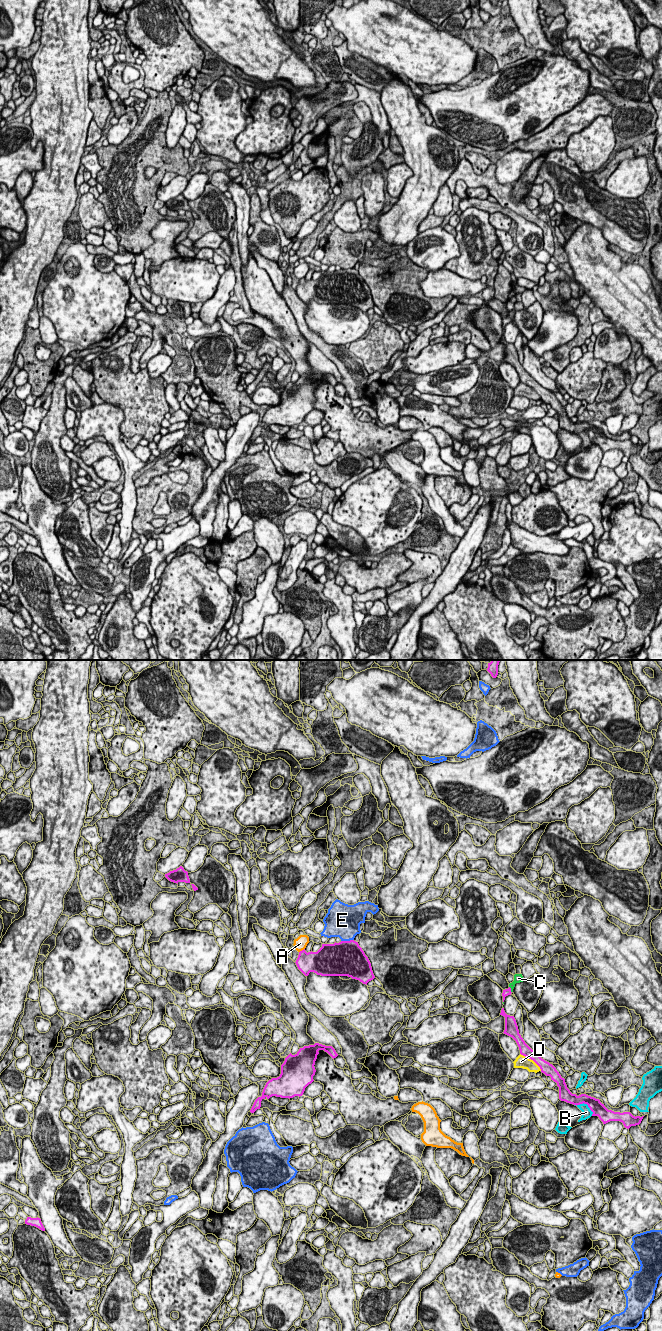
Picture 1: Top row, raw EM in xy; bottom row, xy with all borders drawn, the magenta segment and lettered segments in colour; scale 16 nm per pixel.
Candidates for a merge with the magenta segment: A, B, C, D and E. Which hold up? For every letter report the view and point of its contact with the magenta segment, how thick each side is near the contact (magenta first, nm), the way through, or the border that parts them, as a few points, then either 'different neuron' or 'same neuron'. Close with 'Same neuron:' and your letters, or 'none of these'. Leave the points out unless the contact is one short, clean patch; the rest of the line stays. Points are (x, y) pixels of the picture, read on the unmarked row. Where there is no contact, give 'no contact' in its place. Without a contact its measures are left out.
A: meets magenta in xy at (302, 278); 320 nm thick on the magenta side, 200 nm on the other; different neuron
B: meets magenta in xy at (586, 431); 220 nm thick on the magenta side, 160 nm on the other; different neuron
C: meets magenta in xy at (510, 317); 120 nm thick on the magenta side, 140 nm on the other; same neuron
D: meets magenta in xy at (531, 387); 180 nm thick on the magenta side, 200 nm on the other; border along xy (520, 381), (530, 386), (541, 398); different neuron
E: meets magenta in xy at (347, 269); 500 nm thick on the magenta side, 440 nm on the other; different neuron
Same neuron: C

